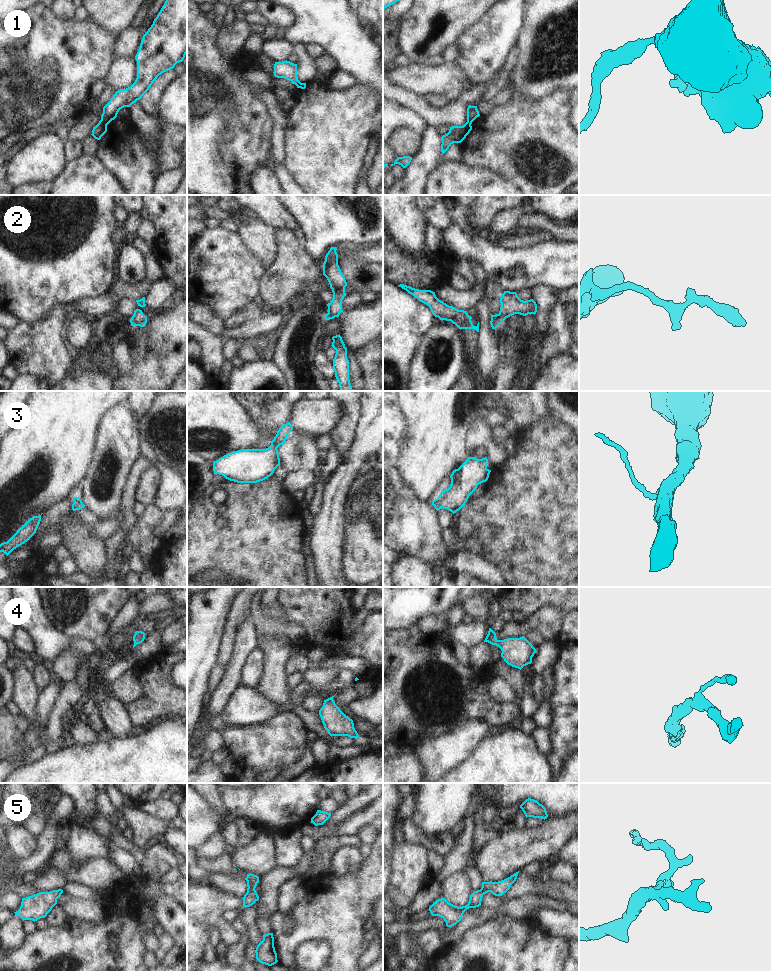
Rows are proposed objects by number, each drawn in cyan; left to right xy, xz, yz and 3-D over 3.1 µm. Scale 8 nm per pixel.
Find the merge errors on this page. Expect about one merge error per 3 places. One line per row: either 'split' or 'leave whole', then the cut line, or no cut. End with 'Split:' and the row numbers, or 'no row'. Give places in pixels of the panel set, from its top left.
1: split; cut in xy along (101, 119), (107, 124)
2: leave whole; no cut
3: leave whole; no cut
4: leave whole; no cut
5: leave whole; no cut
Split: 1

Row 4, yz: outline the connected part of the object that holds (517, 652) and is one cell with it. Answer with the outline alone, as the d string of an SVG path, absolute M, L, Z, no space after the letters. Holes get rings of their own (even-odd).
M489 628L484 642L498 646L502 651L501 657L504 661L508 665L520 670L532 663L532 657L536 653L536 649L524 636L498 640L496 633L491 628Z

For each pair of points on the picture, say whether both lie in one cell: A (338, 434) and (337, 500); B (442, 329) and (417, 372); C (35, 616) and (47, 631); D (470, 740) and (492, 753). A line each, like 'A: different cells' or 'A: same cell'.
A: different cells
B: same cell
C: same cell
D: different cells

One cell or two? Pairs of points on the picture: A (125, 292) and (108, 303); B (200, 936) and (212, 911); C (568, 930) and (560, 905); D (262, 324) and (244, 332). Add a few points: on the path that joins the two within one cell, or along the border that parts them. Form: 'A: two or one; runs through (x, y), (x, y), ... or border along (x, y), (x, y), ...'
A: two; border along (105, 293), (117, 302)
B: one; runs through (200, 930), (200, 923), (206, 917)
C: two; border along (538, 911), (542, 908), (551, 908), (568, 912)
D: one; runs through (258, 327), (248, 330)

